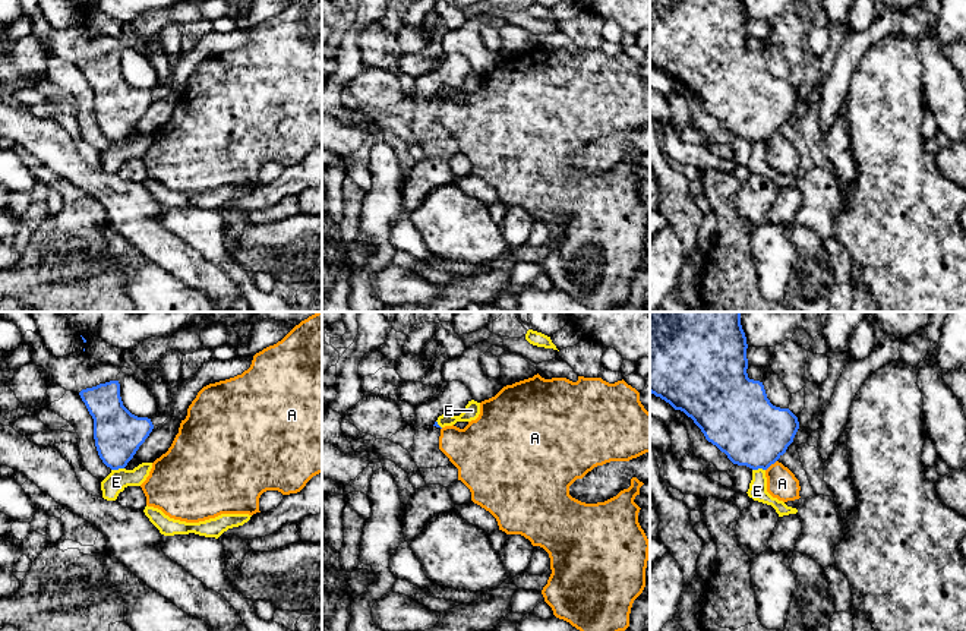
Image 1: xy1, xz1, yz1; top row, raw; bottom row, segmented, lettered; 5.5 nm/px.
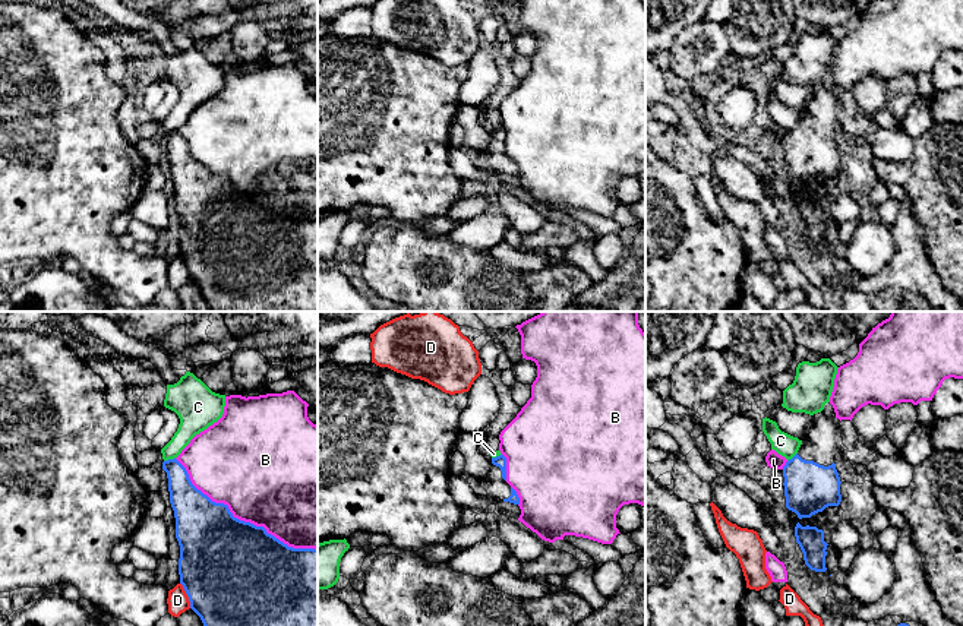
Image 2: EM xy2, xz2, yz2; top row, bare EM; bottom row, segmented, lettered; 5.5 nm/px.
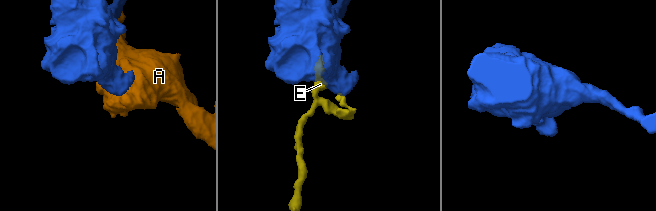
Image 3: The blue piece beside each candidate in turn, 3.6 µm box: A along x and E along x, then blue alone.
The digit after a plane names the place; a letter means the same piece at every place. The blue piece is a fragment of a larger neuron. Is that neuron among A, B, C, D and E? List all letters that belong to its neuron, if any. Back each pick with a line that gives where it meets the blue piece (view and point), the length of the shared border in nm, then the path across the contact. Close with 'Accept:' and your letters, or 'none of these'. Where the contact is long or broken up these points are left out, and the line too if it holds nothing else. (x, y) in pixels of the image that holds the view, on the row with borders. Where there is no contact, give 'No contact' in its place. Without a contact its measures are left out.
Accept: none of these

